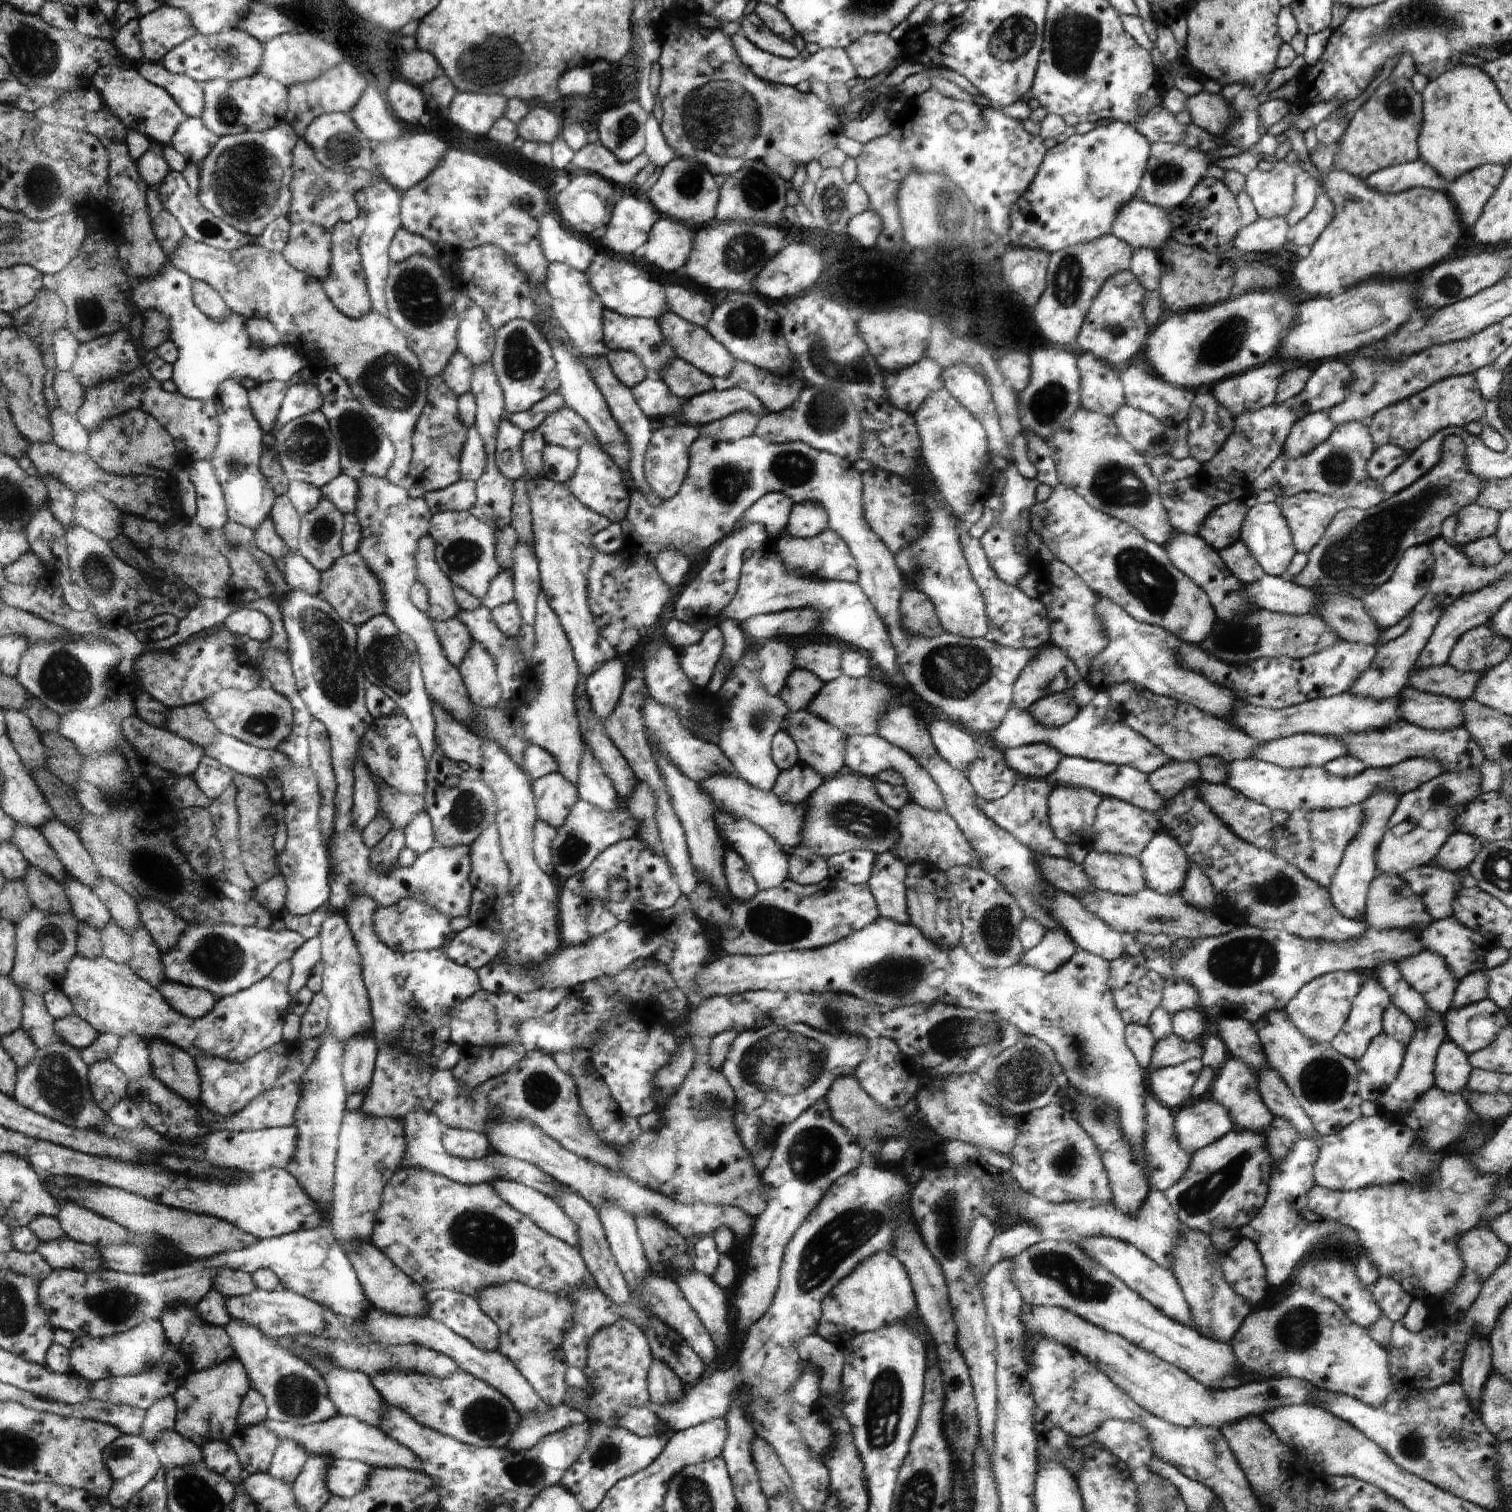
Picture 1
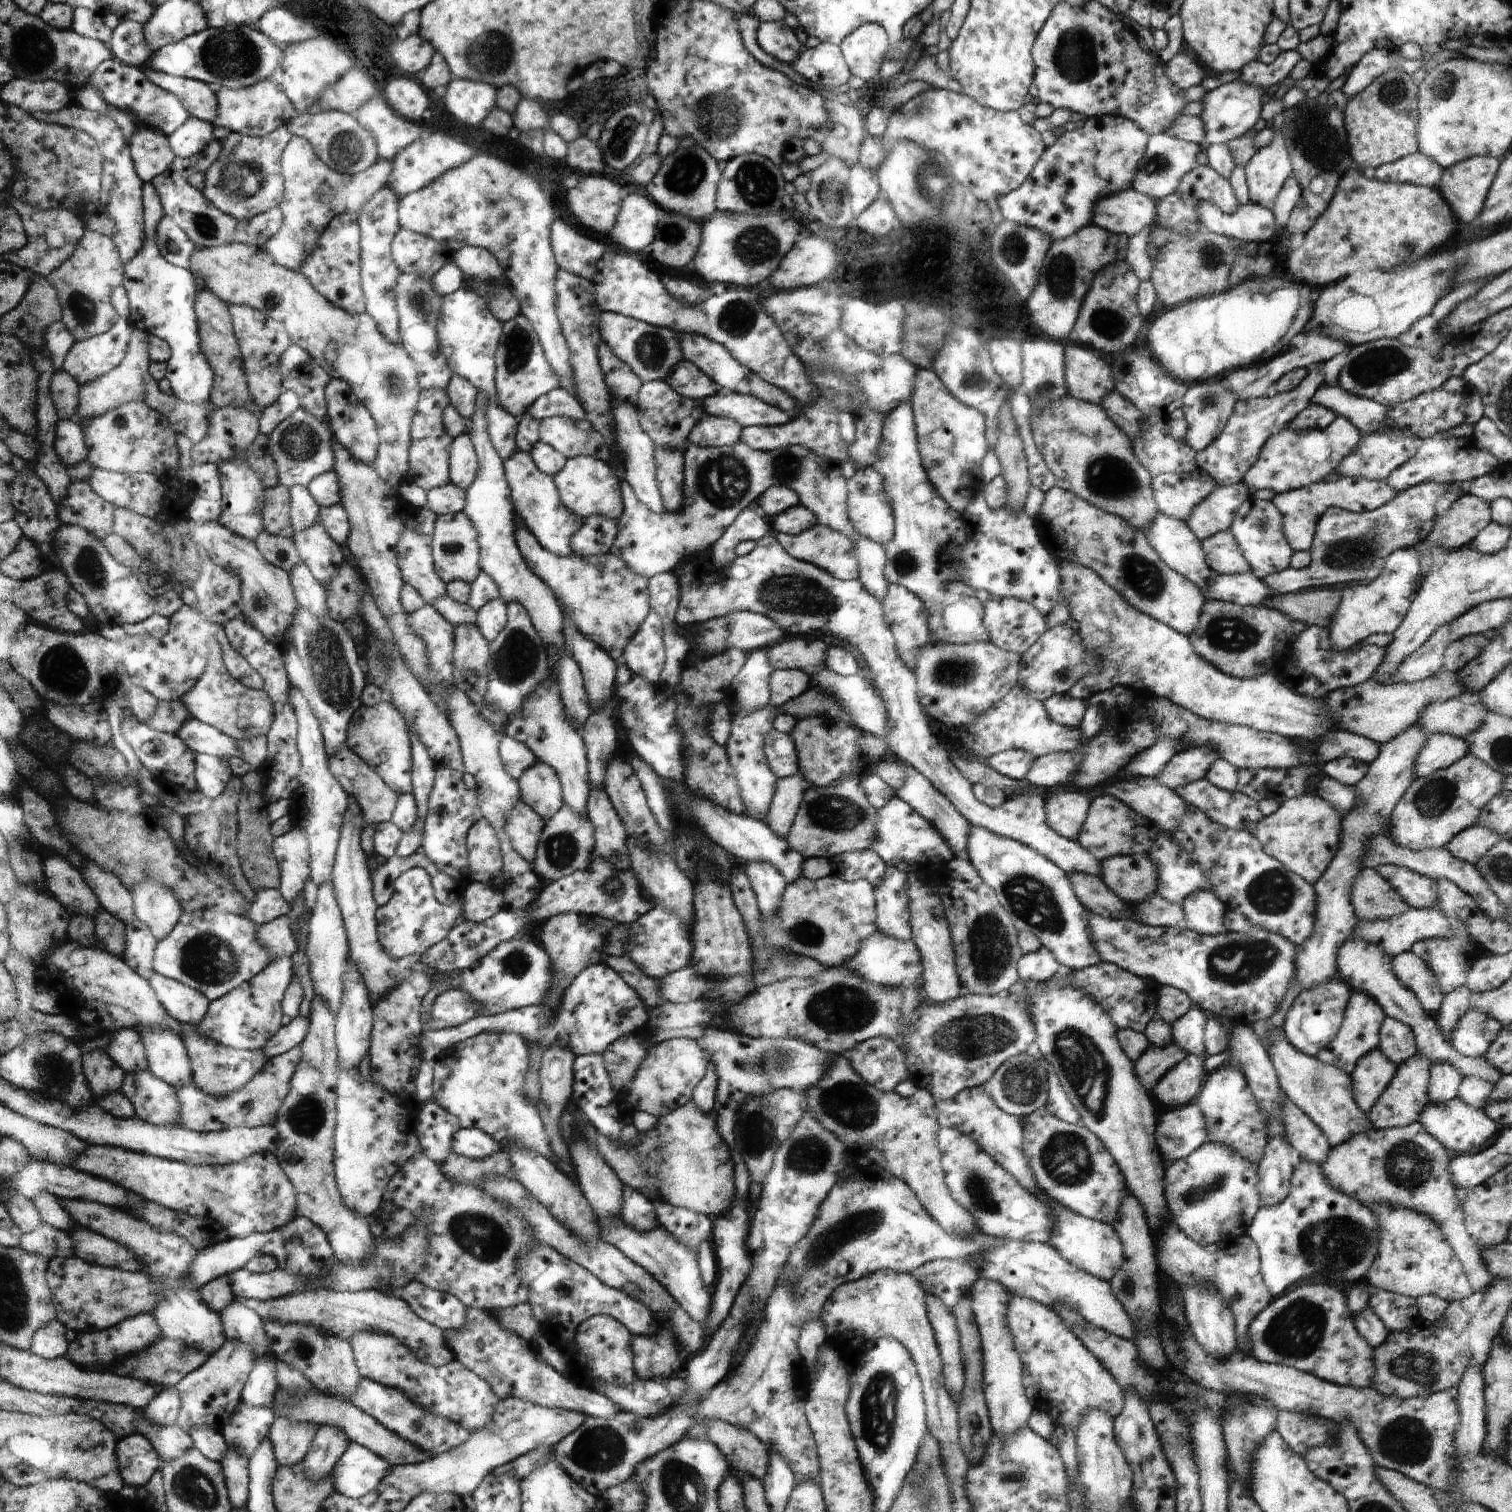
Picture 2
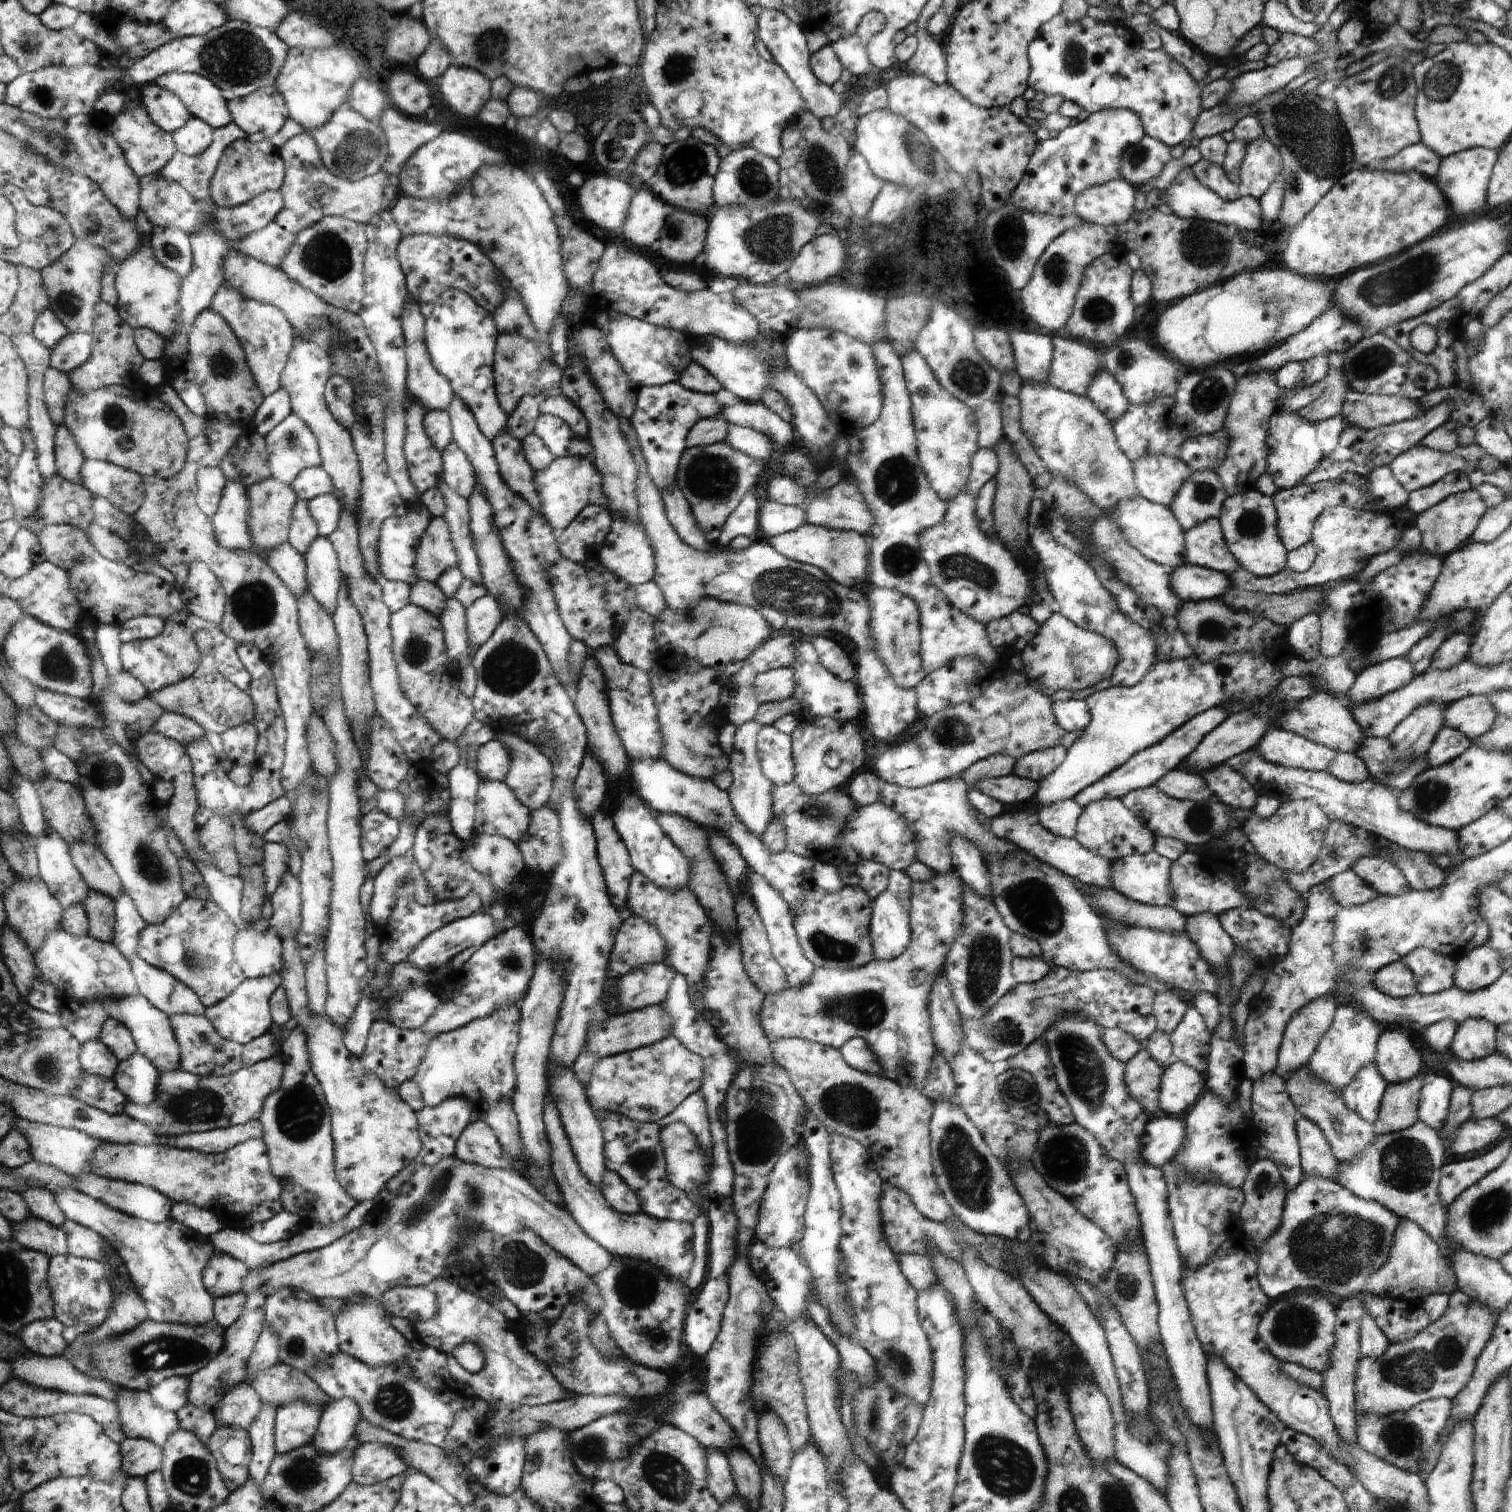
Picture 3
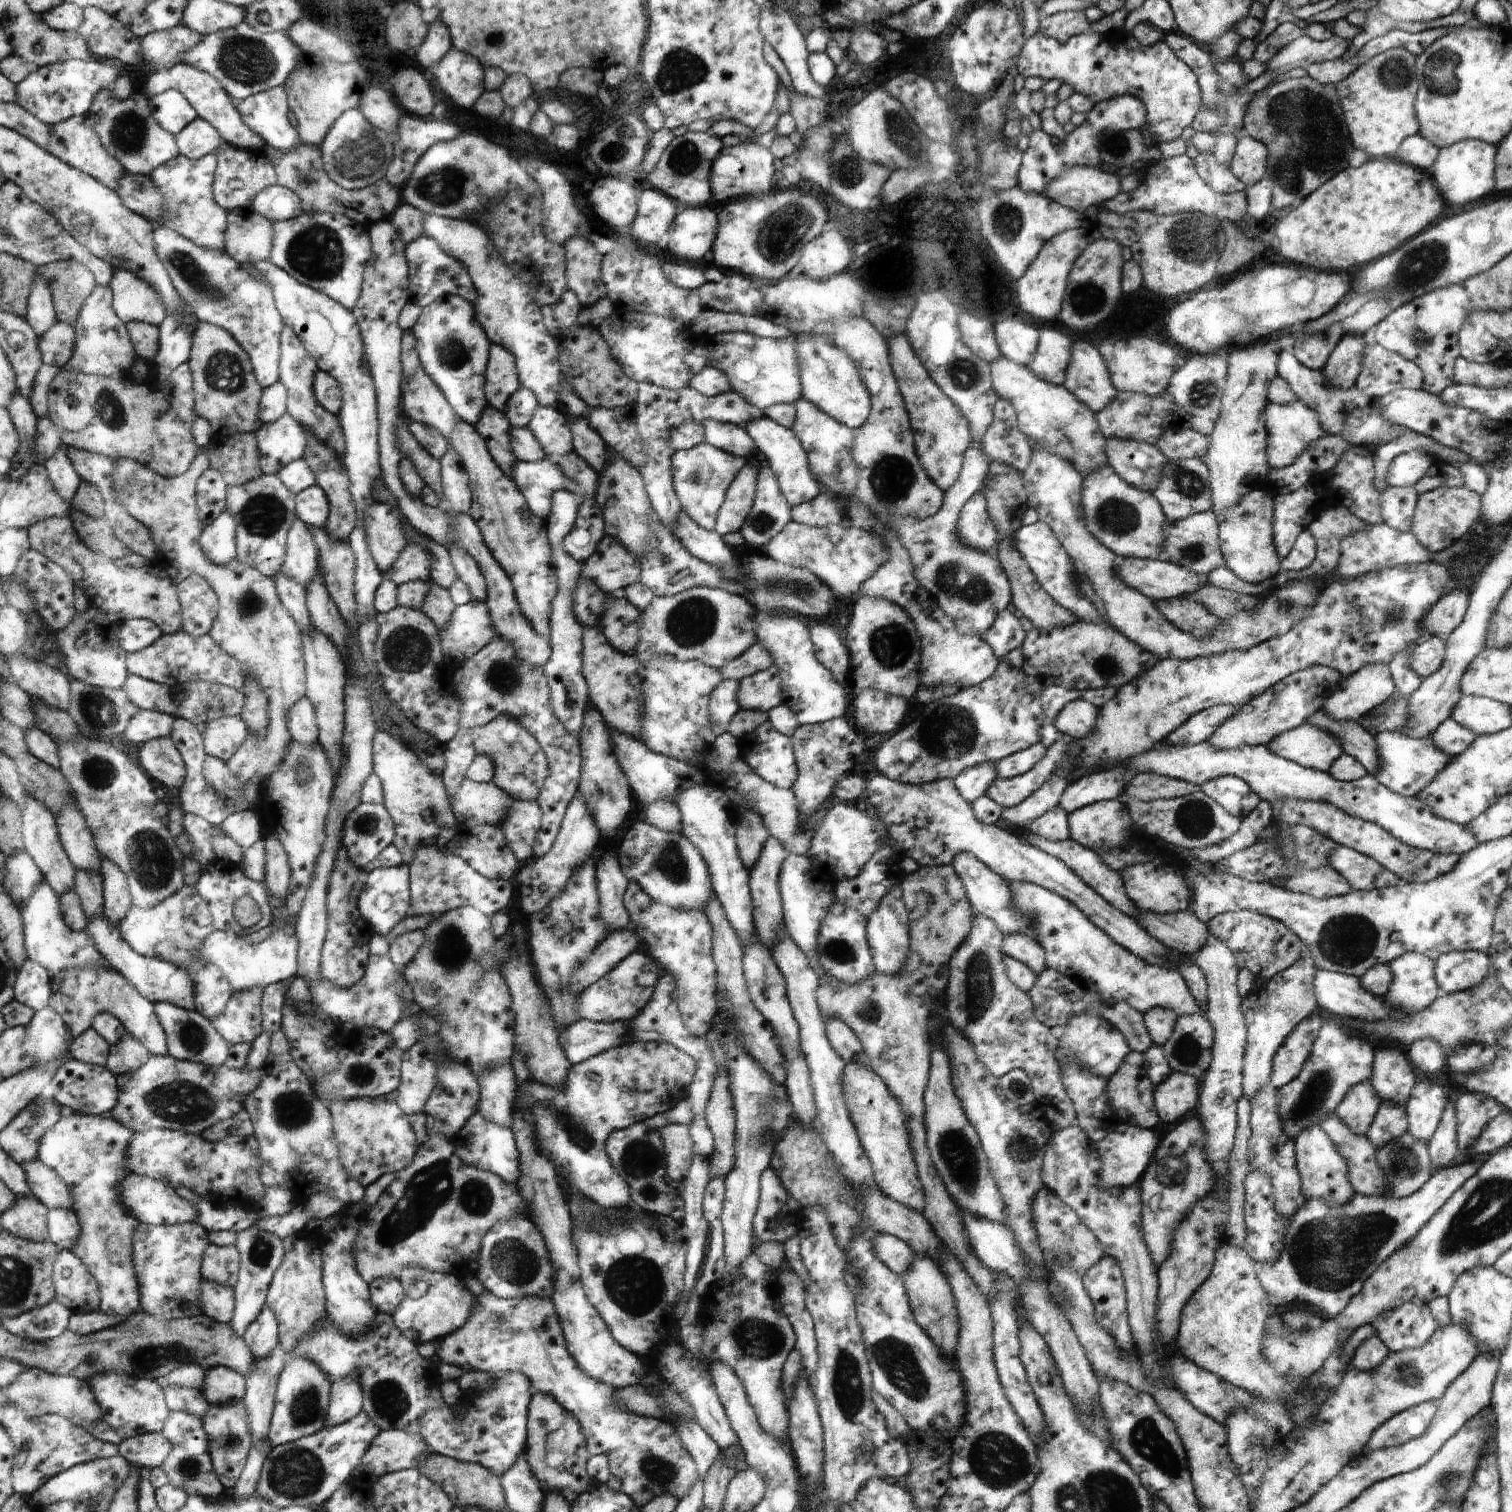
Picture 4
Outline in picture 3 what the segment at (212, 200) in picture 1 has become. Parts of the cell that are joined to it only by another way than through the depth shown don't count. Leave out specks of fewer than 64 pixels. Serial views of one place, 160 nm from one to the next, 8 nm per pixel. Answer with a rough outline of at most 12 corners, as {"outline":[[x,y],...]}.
{"outline":[[268,138],[236,140],[214,174],[218,206],[280,190],[284,162]]}

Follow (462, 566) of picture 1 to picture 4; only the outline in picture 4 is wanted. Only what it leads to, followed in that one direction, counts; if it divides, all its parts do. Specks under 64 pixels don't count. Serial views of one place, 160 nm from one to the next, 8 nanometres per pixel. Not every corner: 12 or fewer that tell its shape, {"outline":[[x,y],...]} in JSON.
{"outline":[[412,542],[383,578],[400,585],[428,583],[430,552]]}

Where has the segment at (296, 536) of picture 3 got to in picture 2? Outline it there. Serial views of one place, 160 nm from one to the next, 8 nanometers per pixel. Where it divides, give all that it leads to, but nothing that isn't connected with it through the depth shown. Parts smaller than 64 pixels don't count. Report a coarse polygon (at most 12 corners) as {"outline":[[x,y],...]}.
{"outline":[[304,486],[290,490],[292,530],[312,526],[320,507]]}

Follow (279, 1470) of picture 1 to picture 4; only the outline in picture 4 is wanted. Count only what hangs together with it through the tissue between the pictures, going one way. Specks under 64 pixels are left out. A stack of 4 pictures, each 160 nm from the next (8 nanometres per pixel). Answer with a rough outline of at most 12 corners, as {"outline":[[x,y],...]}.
{"outline":[[290,1360],[278,1380],[272,1446],[319,1432],[330,1380]]}

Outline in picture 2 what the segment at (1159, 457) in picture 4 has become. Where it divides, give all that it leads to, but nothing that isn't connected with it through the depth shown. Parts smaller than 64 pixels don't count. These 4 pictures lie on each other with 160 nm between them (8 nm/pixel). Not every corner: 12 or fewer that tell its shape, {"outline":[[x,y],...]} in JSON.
{"outline":[[1204,470],[1150,480],[1157,510],[1190,518],[1217,484]]}

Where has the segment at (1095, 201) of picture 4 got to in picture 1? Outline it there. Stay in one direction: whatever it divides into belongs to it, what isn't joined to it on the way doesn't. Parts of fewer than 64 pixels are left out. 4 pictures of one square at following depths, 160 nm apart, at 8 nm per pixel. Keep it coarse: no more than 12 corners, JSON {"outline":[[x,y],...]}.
{"outline":[[1139,197],[1122,204],[1111,234],[1133,250],[1162,248],[1166,210]]}

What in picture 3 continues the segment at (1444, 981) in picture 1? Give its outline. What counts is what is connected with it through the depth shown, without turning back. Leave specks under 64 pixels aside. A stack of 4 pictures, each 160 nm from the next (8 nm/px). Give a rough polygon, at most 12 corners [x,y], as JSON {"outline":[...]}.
{"outline":[[1403,960],[1376,972],[1380,992],[1403,998],[1416,993]]}

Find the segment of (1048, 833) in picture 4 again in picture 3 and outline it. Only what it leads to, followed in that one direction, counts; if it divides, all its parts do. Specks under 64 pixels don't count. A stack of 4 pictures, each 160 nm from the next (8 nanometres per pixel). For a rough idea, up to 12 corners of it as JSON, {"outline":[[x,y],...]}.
{"outline":[[1074,799],[1040,808],[1038,822],[1056,836],[1075,839]]}

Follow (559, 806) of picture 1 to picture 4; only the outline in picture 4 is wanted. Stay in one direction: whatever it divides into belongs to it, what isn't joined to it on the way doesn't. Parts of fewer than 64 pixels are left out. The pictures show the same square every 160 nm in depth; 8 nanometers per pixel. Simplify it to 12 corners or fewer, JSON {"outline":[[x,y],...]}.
{"outline":[[516,718],[472,728],[513,800],[536,801],[548,756]]}

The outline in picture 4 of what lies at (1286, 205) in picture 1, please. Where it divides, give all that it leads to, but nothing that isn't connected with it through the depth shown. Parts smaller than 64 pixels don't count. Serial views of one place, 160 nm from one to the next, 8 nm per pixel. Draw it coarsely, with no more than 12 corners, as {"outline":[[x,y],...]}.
{"outline":[[1237,141],[1231,172],[1244,185],[1266,175],[1262,142]]}

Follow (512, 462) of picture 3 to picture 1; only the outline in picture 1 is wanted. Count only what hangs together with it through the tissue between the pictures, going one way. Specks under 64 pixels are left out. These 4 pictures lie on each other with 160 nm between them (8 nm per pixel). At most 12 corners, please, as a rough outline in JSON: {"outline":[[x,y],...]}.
{"outline":[[526,476],[542,591],[579,675],[617,654],[589,609],[610,519]]}

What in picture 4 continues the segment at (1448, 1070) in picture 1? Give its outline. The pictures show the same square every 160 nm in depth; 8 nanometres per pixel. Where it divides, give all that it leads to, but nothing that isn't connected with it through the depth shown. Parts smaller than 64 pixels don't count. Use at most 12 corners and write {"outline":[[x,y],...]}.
{"outline":[[1428,1076],[1405,1106],[1406,1133],[1428,1143],[1447,1102]]}

